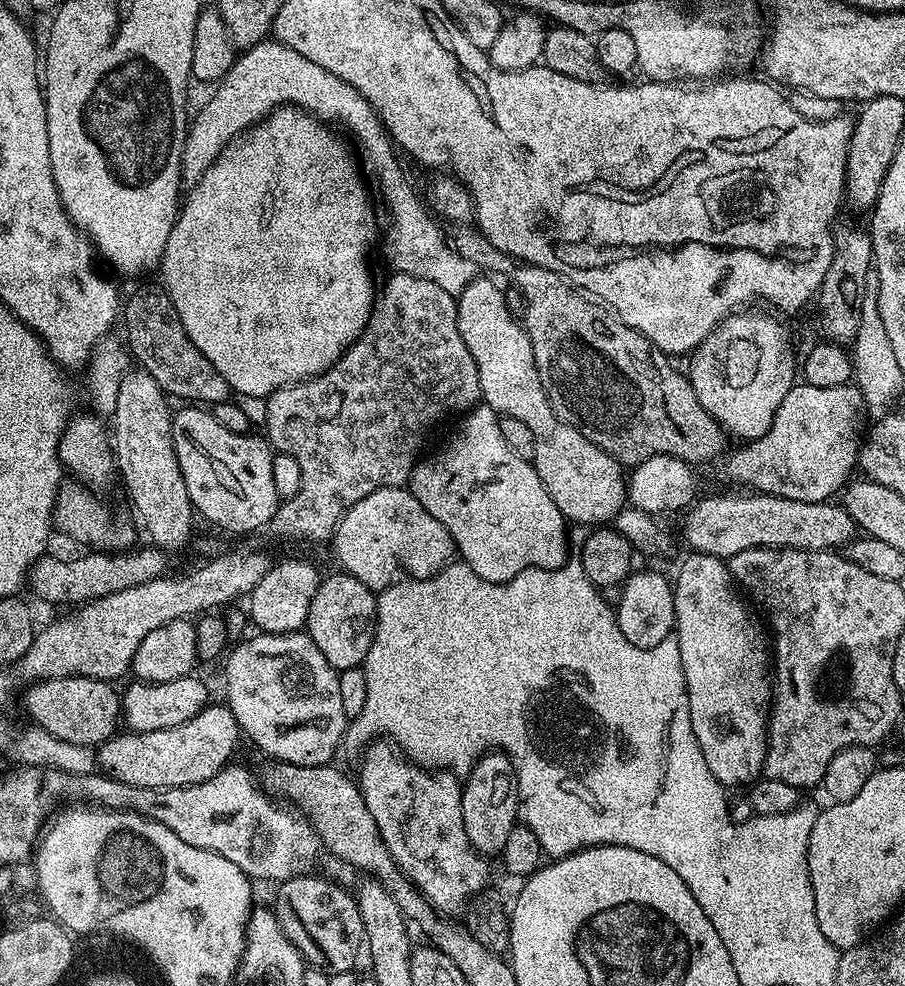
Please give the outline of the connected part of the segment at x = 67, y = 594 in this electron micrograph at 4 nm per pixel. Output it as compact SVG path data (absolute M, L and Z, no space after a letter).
M137 547L125 554L92 550L87 553L89 556L76 556L73 560L59 560L56 556L45 554L32 566L30 588L32 584L33 594L48 604L79 606L87 604L89 600L114 594L118 590L130 590L130 586L142 586L146 582L157 580L159 576L169 571L169 553L159 547L147 547Z

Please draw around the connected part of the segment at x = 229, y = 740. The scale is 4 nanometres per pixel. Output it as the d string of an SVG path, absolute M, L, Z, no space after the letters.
M209 703L190 722L182 722L182 726L170 726L166 730L154 730L153 732L128 732L126 736L117 734L111 736L105 744L99 745L98 762L107 775L114 780L120 780L123 784L138 786L139 788L181 788L191 784L201 784L210 778L214 778L222 769L227 768L236 747L242 741L240 726L232 711L223 703Z

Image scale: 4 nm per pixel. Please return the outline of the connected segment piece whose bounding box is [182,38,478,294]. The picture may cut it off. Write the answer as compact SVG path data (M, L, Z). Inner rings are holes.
M265 38L254 47L243 49L233 59L230 70L223 80L215 85L214 91L216 93L201 106L200 113L197 116L195 113L191 117L188 126L188 137L182 154L182 166L184 167L182 176L185 181L200 180L202 174L220 157L226 145L234 137L254 127L259 120L270 115L276 108L284 105L302 108L305 112L311 112L321 122L327 122L332 126L341 124L342 127L348 128L347 135L353 141L356 139L360 143L361 153L359 152L359 155L362 160L362 155L364 155L363 163L366 168L366 163L368 163L368 168L372 171L377 186L380 187L380 196L384 199L389 214L392 215L392 225L389 226L388 237L384 240L384 252L388 255L389 269L392 272L414 274L414 278L424 278L426 282L434 282L434 286L440 286L442 290L453 294L459 294L470 281L476 279L478 275L476 265L471 264L466 258L462 258L462 254L458 254L458 250L454 250L448 245L445 233L441 229L439 232L434 225L428 224L419 198L412 193L412 188L408 185L408 176L404 173L403 166L400 165L401 157L398 155L397 149L388 133L385 132L383 124L376 117L376 111L369 106L366 98L362 98L362 94L358 94L358 90L354 90L354 86L350 86L346 82L342 82L342 78L330 74L330 70L322 70L322 66L310 62L310 58L302 58L302 54L298 54L298 50L281 44L275 38Z

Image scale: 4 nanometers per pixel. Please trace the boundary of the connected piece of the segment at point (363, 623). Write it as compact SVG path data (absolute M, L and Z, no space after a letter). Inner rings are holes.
M347 574L339 575L325 575L321 579L318 590L314 594L314 602L310 602L310 614L308 615L306 631L308 637L314 642L314 646L318 646L318 650L322 650L322 658L326 658L326 662L330 662L332 668L337 670L359 668L363 665L366 654L370 650L372 635L376 632L377 593L366 587L362 582L358 582L358 578Z

